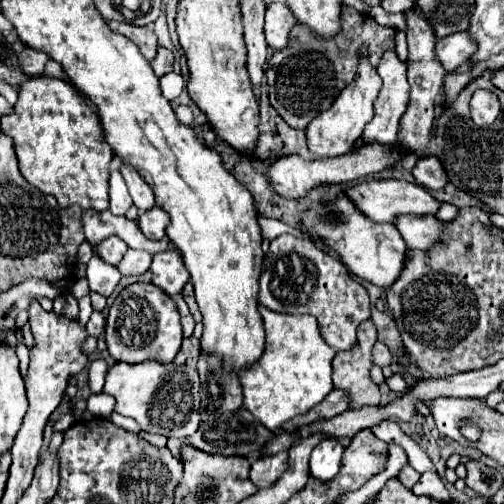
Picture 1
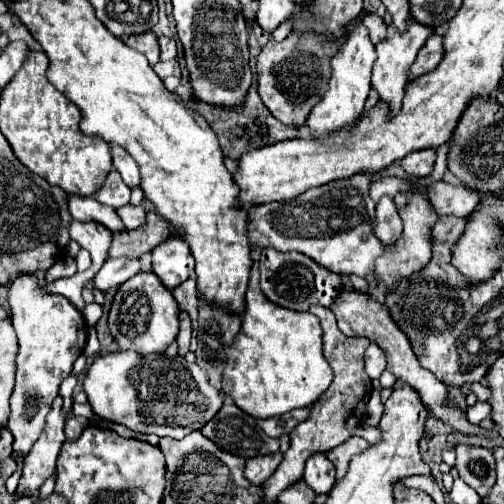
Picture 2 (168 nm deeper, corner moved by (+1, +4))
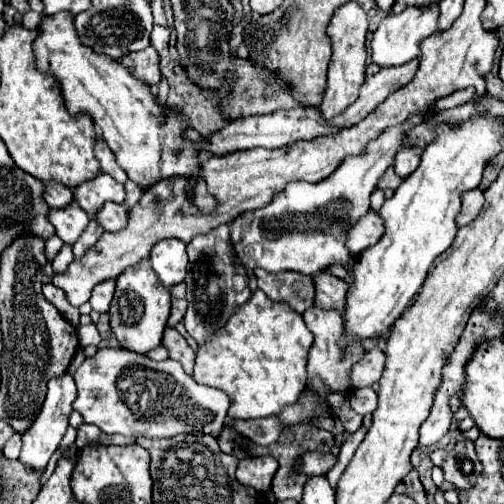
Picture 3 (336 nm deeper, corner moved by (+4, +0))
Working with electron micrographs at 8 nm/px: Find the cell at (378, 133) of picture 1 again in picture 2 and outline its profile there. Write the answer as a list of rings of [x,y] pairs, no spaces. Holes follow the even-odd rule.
[[[416,21],[410,23],[410,29],[406,33],[396,31],[394,25],[388,25],[386,39],[376,45],[378,59],[376,59],[374,69],[372,69],[372,89],[380,95],[380,103],[390,107],[390,115],[392,117],[396,115],[396,111],[400,111],[400,105],[402,105],[402,99],[404,99],[404,91],[406,91],[406,87],[410,83],[410,79],[408,79],[410,65],[414,63],[420,47],[426,43],[426,39],[430,35],[432,35],[432,29],[426,27],[426,25],[420,25]]]

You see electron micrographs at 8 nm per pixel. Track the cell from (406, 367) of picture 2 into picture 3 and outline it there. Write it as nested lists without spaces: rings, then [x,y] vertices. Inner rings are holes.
[[[321,271],[313,277],[315,283],[315,305],[329,307],[329,309],[343,309],[347,283],[329,275],[327,271]]]

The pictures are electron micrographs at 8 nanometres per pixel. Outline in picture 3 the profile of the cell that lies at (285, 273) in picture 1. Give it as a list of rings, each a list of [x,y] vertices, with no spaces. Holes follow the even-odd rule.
[[[255,269],[259,289],[273,301],[283,301],[297,313],[303,313],[313,305],[313,279],[303,273],[283,271],[283,273],[267,273],[263,269]]]

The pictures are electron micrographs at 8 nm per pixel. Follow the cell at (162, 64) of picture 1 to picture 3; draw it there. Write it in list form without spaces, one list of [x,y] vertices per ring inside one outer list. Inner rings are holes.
[[[155,25],[155,27],[153,27],[153,33],[151,33],[151,45],[157,49],[157,53],[159,53],[161,57],[167,57],[169,27],[159,27],[159,25]]]

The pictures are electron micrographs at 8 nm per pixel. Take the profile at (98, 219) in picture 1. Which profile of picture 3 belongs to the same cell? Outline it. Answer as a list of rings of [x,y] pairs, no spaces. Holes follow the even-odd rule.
[[[47,181],[43,189],[43,199],[47,199],[49,207],[65,207],[73,201],[73,195],[69,187],[55,181]]]

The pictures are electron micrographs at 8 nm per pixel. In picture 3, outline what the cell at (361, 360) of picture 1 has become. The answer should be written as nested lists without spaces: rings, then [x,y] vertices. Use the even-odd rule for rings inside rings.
[[[309,307],[305,313],[303,313],[303,319],[307,323],[307,327],[311,329],[315,341],[313,341],[313,347],[309,351],[309,363],[307,363],[307,373],[309,373],[309,379],[307,379],[307,385],[319,393],[321,399],[327,399],[329,391],[351,391],[351,385],[349,385],[349,371],[351,367],[357,363],[357,359],[361,359],[361,355],[365,353],[361,345],[353,345],[347,349],[347,353],[343,355],[343,351],[337,347],[337,339],[341,337],[343,333],[343,319],[341,319],[341,311],[335,311],[335,309],[321,309],[321,307]]]

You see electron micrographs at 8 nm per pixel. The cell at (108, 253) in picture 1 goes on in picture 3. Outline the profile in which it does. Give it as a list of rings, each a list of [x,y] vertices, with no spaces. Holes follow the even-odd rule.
[[[69,203],[65,209],[51,209],[51,215],[47,215],[47,219],[51,219],[55,235],[69,245],[79,239],[79,235],[89,223],[87,213],[79,207],[79,203]]]

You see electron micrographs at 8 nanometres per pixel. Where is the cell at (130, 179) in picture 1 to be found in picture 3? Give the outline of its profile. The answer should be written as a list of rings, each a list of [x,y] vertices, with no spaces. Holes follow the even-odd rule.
[[[97,137],[97,143],[95,143],[95,157],[99,159],[103,173],[109,173],[119,183],[125,183],[127,181],[127,173],[117,165],[115,153],[103,143],[101,137]]]

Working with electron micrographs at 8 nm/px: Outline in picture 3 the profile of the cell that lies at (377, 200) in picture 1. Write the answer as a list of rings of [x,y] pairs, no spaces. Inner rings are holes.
[[[481,189],[467,191],[467,193],[463,195],[463,209],[461,209],[459,217],[457,217],[457,225],[459,225],[459,227],[463,227],[463,225],[471,223],[471,221],[479,215],[479,211],[481,211],[483,203],[485,203],[485,199],[483,199]]]

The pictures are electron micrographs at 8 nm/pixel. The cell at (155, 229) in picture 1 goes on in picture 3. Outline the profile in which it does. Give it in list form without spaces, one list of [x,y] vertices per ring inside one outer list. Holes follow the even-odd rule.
[[[103,203],[103,209],[95,213],[95,219],[105,231],[119,231],[127,223],[127,209],[117,203]]]

